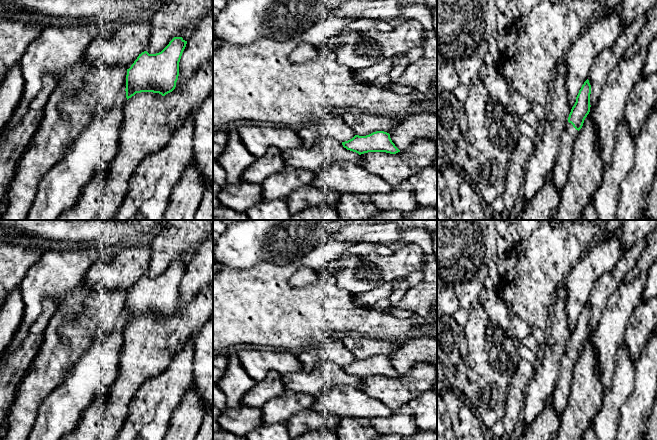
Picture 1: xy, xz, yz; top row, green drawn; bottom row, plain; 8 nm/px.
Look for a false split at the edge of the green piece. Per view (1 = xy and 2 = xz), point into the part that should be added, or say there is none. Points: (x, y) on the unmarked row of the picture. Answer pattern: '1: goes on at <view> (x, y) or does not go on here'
1: does not go on here
2: does not go on here

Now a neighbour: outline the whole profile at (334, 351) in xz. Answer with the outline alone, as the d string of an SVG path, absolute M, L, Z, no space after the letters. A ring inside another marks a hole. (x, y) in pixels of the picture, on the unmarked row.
M340 339L326 342L317 350L300 350L296 352L298 360L302 364L301 371L311 372L320 361L329 361L342 367L352 363L356 357L343 346Z

